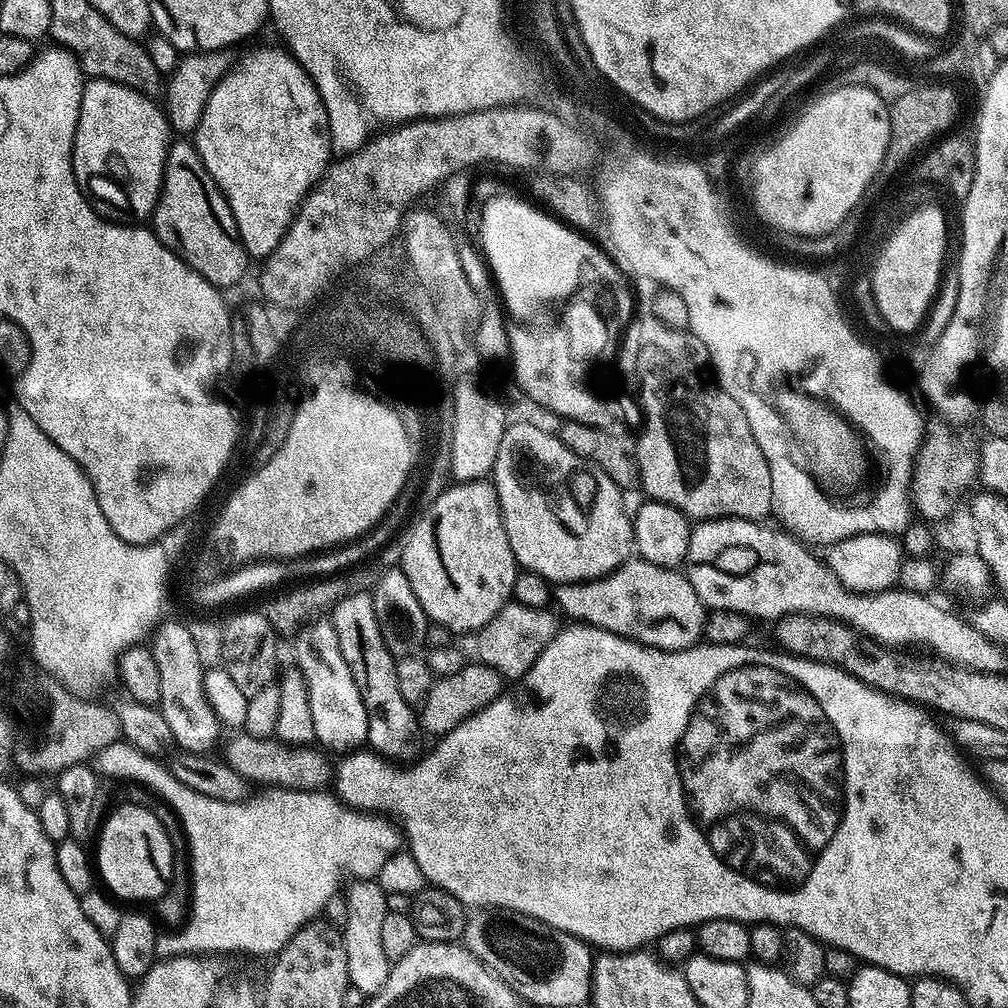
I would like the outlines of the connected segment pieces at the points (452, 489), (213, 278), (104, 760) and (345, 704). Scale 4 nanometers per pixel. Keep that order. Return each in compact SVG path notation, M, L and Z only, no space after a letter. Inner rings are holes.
M487 479L453 483L427 507L428 513L404 540L399 567L404 569L406 578L410 578L410 587L414 594L418 594L418 602L422 602L422 610L431 623L446 626L453 634L475 634L512 600L512 587L518 571L514 550L510 550L510 538L506 538L495 483Z
M180 138L177 142L169 143L166 154L166 166L164 167L164 181L160 187L160 197L156 203L156 211L150 217L151 227L156 237L173 252L178 259L185 260L190 267L206 282L210 282L215 288L227 290L232 288L248 272L250 257L238 234L238 226L234 222L234 214L214 178L210 178L210 170L206 170L206 162L198 154L195 143Z
M113 742L112 744L106 746L103 750L99 752L98 768L101 773L105 777L113 776L116 779L116 782L131 782L133 784L143 785L149 792L155 793L161 800L165 800L167 804L170 805L178 814L178 818L180 819L180 824L184 828L184 833L188 835L188 851L190 853L190 919L177 931L175 934L164 934L168 936L161 935L156 942L156 951L159 953L161 957L164 958L173 958L178 956L193 956L195 958L203 957L205 954L203 952L249 952L252 956L268 956L267 958L275 957L277 952L281 952L284 949L284 943L290 939L293 934L303 926L303 924L309 924L311 920L317 919L323 913L324 904L329 901L329 899L335 894L341 891L342 886L340 883L343 882L344 879L348 879L348 882L357 882L360 880L371 880L377 876L377 874L382 870L382 866L386 863L386 861L393 856L394 853L401 851L402 848L402 836L398 831L397 825L395 823L387 824L385 817L380 814L369 814L366 812L358 812L354 808L349 808L345 806L331 791L328 790L297 790L294 788L278 788L275 786L265 787L263 790L257 791L260 792L257 794L249 795L248 799L243 802L218 802L218 798L206 798L206 794L198 794L198 790L190 790L190 786L182 786L182 782L178 782L178 778L174 778L174 774L172 771L168 769L163 763L159 764L157 757L155 755L142 752L140 749L135 748L132 744L127 742Z
M317 618L305 624L295 633L294 639L296 639L294 664L304 675L310 694L310 714L314 714L315 743L329 753L351 754L363 749L368 744L366 706L354 682L354 674L350 674L350 666L346 666L346 658L342 658L342 650L338 646L338 634L331 619Z

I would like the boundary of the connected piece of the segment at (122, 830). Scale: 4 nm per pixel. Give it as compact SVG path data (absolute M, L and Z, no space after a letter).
M128 803L116 806L109 816L107 813L103 821L98 833L99 844L100 849L94 852L94 864L103 887L113 897L121 901L155 902L168 893L172 882L174 846L162 822L158 822L158 818L150 809Z

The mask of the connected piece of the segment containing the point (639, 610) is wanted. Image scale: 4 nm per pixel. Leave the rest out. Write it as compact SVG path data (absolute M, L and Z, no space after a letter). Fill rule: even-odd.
M629 558L620 565L619 568L608 573L606 576L599 576L597 580L579 580L577 584L557 584L554 588L554 604L561 613L565 612L569 617L569 621L577 624L589 624L595 628L606 630L610 634L616 634L627 640L633 640L635 644L643 644L646 648L661 648L667 652L677 652L683 648L691 648L703 637L704 634L704 617L706 615L706 605L700 601L698 594L694 590L694 586L688 580L687 575L683 571L674 568L663 568L662 566L654 566L650 562L639 558Z

